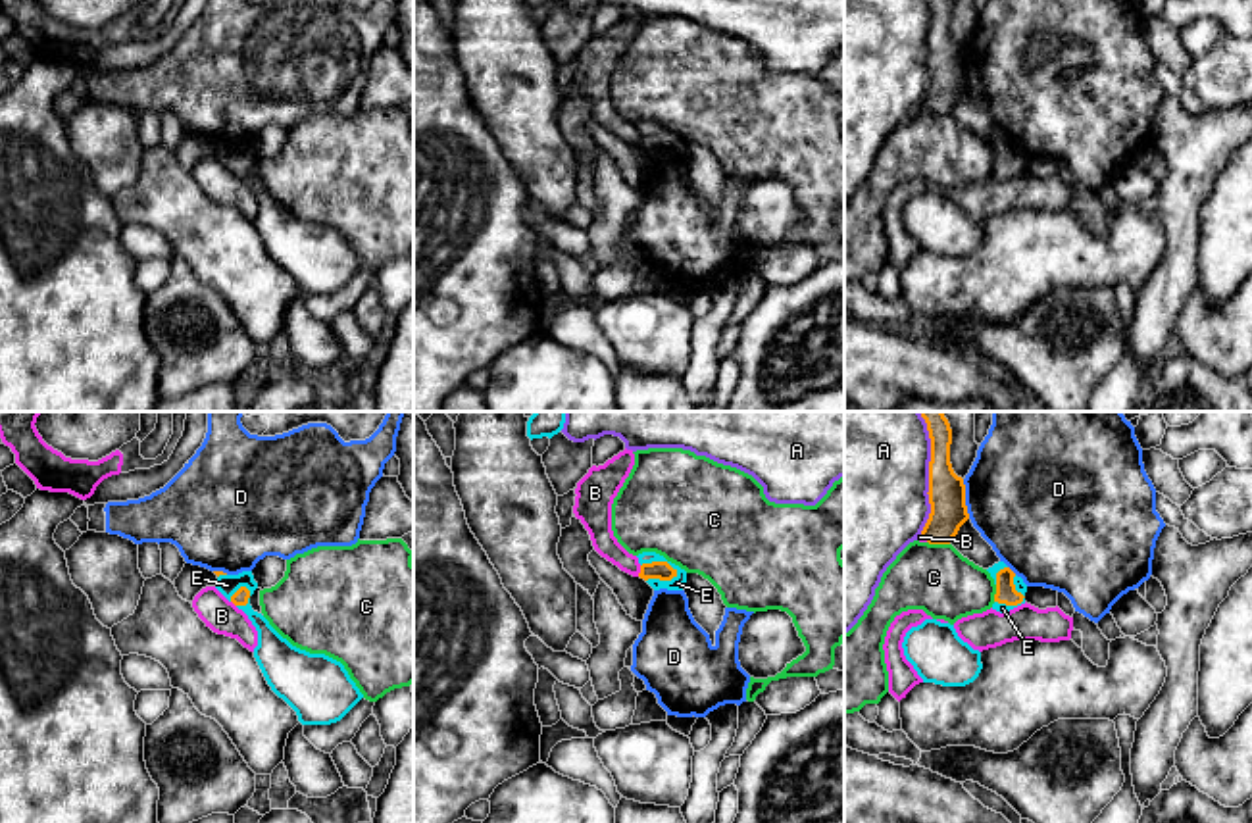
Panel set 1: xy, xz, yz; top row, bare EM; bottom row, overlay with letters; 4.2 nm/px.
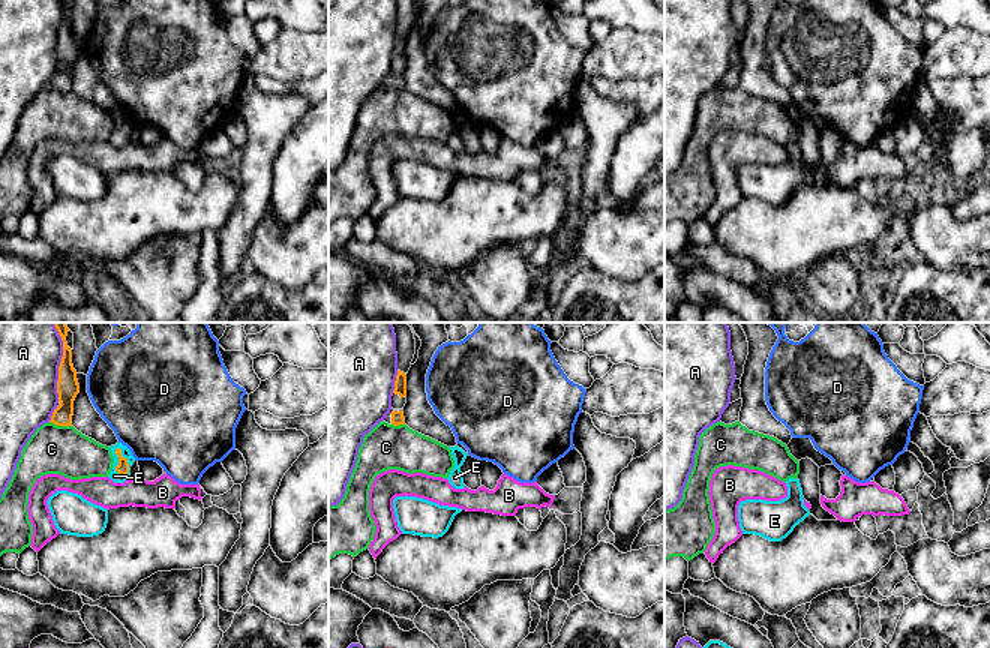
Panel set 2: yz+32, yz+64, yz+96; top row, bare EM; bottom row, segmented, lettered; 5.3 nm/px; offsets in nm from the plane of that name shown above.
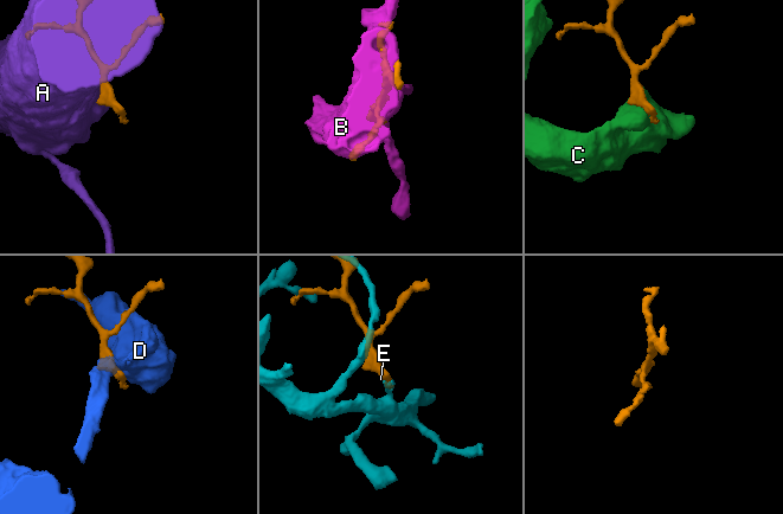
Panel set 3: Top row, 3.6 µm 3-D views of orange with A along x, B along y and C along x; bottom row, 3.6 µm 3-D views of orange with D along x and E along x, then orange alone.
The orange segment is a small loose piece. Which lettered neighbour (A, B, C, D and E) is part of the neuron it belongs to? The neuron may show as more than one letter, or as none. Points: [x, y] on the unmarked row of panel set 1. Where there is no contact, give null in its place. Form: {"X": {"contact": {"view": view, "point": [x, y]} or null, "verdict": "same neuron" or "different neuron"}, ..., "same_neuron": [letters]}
{"A": {"contact": {"view": "yz", "point": [929, 52]}, "verdict": "different neuron"}, "B": {"contact": {"view": "xz", "point": [641, 141]}, "verdict": "different neuron"}, "C": {"contact": {"view": "yz", "point": [939, 112]}, "verdict": "different neuron"}, "D": {"contact": {"view": "yz", "point": [964, 68]}, "verdict": "different neuron"}, "E": {"contact": {"view": "xz", "point": [660, 131]}, "verdict": "same neuron"}, "same_neuron": ["E"]}

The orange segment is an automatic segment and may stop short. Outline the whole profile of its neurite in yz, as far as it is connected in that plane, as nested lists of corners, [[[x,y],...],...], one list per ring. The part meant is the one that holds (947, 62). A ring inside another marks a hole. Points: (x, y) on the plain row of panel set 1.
[[[929,0],[929,73],[931,83],[921,100],[929,113],[950,113],[960,96],[969,88],[965,54],[950,33],[952,0]]]

